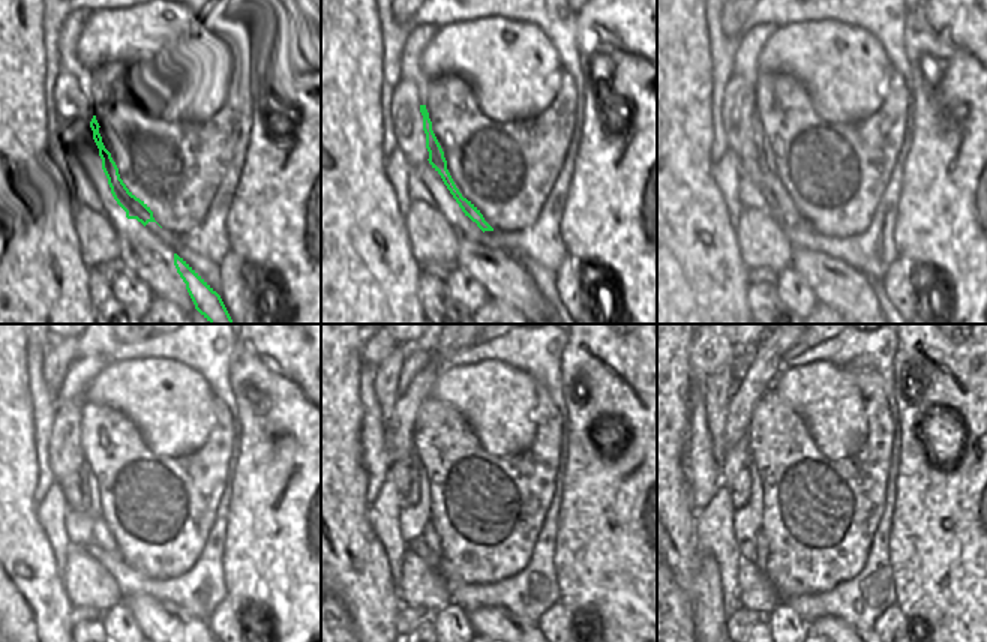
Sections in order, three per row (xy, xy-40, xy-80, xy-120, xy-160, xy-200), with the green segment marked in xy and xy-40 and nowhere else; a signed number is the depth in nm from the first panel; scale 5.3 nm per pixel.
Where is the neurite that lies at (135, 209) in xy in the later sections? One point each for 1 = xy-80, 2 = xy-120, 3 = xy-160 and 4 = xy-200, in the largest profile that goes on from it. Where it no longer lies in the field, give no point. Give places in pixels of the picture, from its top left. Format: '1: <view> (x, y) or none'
1: xy-80 (759, 137)
2: xy-120 (84, 471)
3: xy-160 (396, 473)
4: xy-200 (737, 458)

